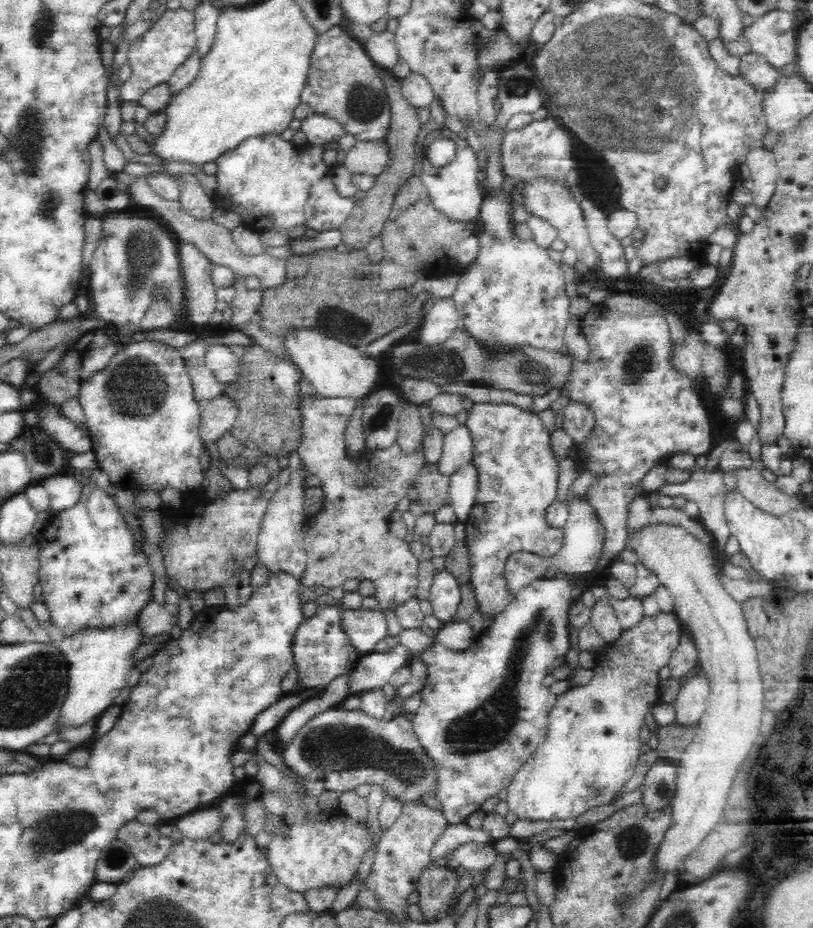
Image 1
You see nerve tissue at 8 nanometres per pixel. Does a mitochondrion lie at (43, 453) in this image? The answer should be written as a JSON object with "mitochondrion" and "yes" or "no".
{"mitochondrion":"yes"}

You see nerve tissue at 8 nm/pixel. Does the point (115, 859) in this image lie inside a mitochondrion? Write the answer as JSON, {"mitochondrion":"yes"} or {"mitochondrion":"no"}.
{"mitochondrion":"yes"}

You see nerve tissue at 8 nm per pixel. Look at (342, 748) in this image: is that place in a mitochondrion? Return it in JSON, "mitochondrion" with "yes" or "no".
{"mitochondrion":"yes"}

